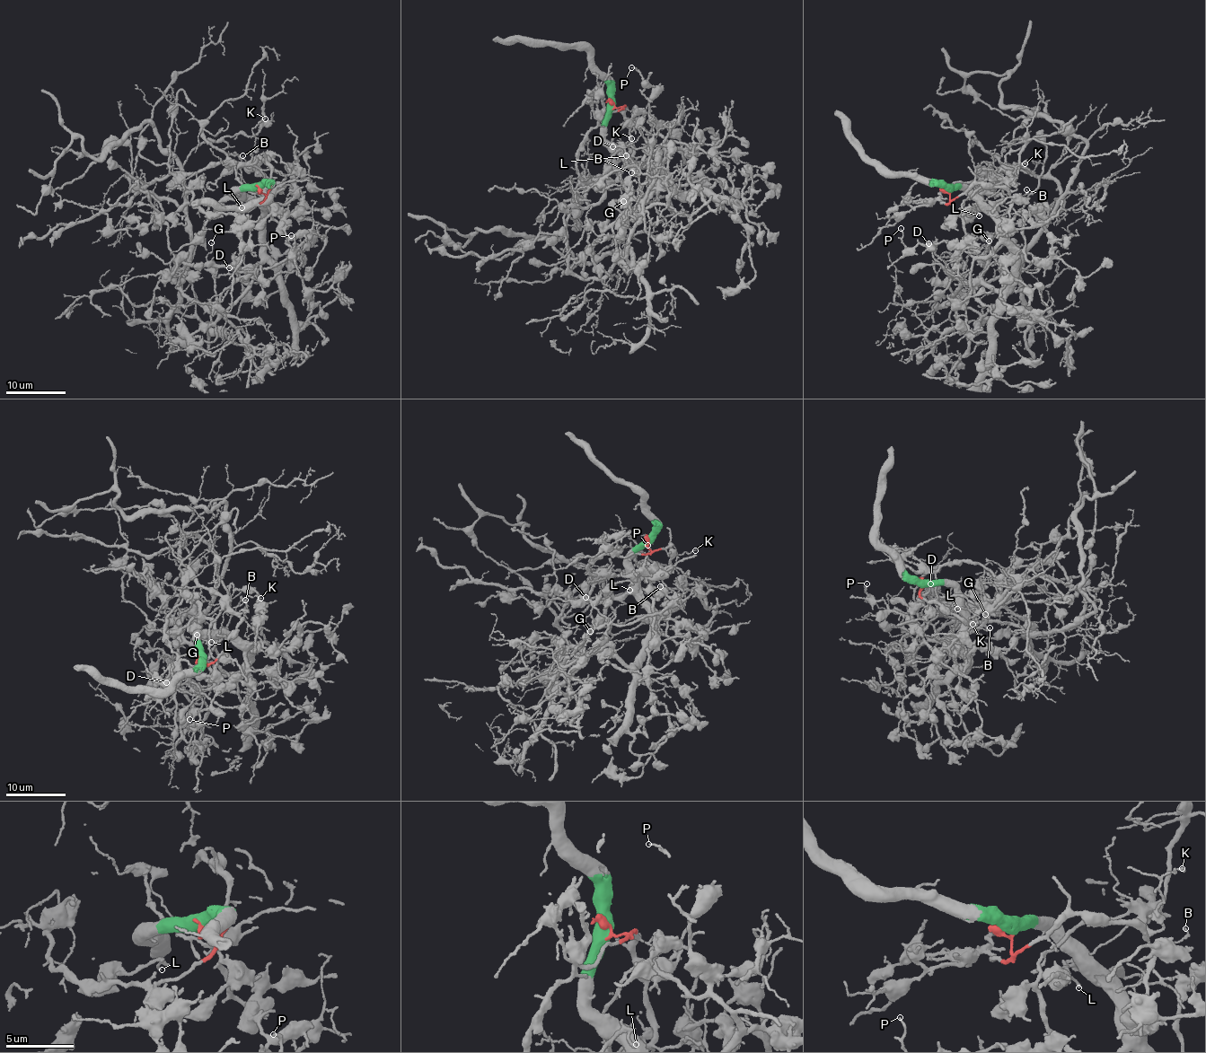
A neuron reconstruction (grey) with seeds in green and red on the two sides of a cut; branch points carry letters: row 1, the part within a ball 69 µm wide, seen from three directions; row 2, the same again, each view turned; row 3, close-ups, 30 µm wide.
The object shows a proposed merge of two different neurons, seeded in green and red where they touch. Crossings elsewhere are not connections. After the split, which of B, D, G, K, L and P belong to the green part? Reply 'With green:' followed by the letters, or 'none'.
With green: D, G, L, P

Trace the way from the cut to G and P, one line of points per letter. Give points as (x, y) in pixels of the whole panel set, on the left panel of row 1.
G: (259, 188), (236, 191), (261, 209), (259, 262), (241, 270), (211, 263), (206, 258), (211, 242)
P: (259, 188), (236, 190), (279, 219), (289, 238), (286, 243), (293, 250), (290, 235)

